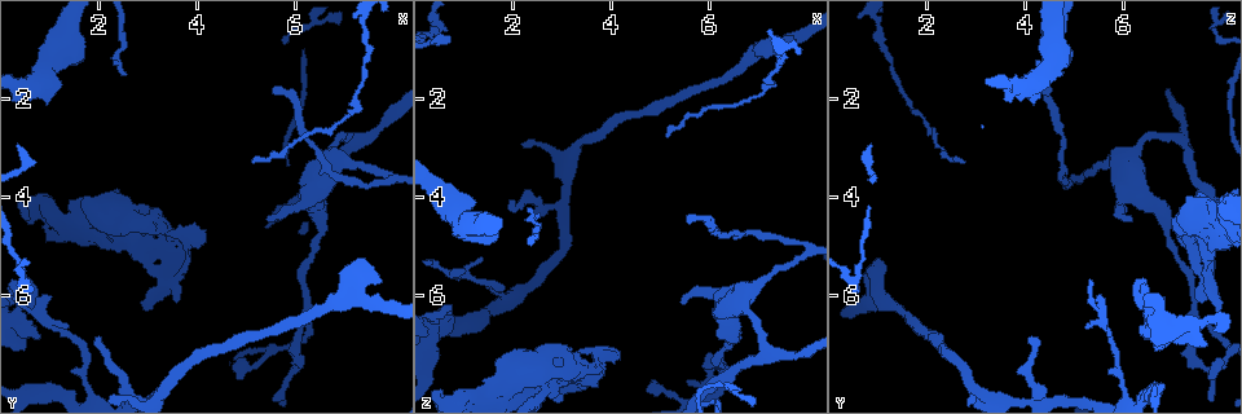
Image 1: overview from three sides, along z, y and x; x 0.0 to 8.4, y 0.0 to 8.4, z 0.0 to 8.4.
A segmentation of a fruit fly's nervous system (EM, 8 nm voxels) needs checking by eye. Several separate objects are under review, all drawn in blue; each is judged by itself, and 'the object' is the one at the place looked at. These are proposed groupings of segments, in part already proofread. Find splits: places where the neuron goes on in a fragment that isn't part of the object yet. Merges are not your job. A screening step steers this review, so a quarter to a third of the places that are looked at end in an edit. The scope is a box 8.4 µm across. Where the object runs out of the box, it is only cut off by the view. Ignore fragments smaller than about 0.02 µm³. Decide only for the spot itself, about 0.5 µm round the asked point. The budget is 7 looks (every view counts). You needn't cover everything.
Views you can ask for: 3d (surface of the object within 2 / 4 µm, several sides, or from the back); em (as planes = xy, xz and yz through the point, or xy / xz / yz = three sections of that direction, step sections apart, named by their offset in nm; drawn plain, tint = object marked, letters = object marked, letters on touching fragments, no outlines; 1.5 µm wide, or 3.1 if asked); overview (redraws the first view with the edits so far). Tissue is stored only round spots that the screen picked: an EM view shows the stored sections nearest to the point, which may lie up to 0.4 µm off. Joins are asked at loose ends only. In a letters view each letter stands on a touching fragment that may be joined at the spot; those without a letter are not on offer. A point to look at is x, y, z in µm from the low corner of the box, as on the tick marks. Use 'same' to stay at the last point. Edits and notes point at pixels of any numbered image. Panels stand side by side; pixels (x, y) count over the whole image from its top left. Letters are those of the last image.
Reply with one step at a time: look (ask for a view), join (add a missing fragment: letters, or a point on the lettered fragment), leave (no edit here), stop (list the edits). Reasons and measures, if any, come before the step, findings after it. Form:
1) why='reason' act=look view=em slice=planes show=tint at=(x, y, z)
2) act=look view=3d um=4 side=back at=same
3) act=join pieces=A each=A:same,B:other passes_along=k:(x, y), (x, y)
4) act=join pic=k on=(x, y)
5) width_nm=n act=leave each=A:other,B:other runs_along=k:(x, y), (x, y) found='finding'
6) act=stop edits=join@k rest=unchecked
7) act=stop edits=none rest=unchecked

why='free end' act=look view=em slice=planes show=letters at=(4.95, 7.65, 7.80)

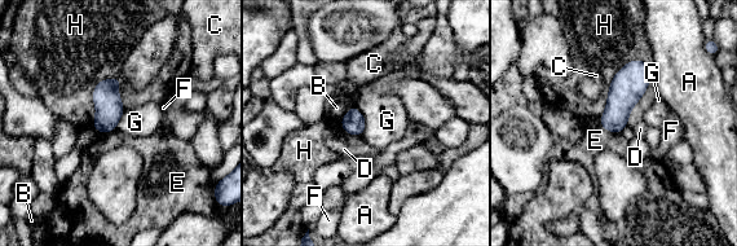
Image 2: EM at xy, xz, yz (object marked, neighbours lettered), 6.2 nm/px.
act=leave each=A:other,B:other,C:other,D:other,E:other,F:other,G:other,H:other border=2:(353, 105), (365, 119), (361, 136) found='none of them fits'

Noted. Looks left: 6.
why='branch stops here' act=look view=em slice=xz step=4 show=letters at=(4.05, 4.90, 7.30)

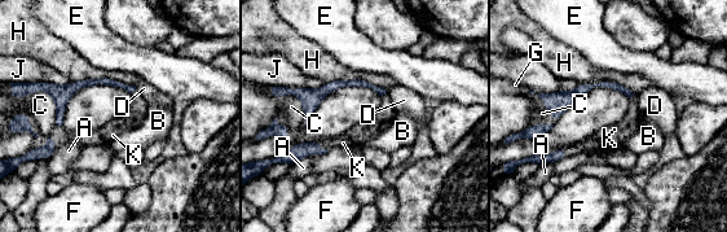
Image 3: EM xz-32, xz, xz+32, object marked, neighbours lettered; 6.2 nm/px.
act=join pieces=K each=A:other,B:other,C:other,D:other,E:other,F:other,G:other,H:other,J:other,K:same found='the neuron continues'

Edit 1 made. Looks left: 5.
why='free end' act=look view=3d um=4 at=(0.85, 6.90, 6.65)

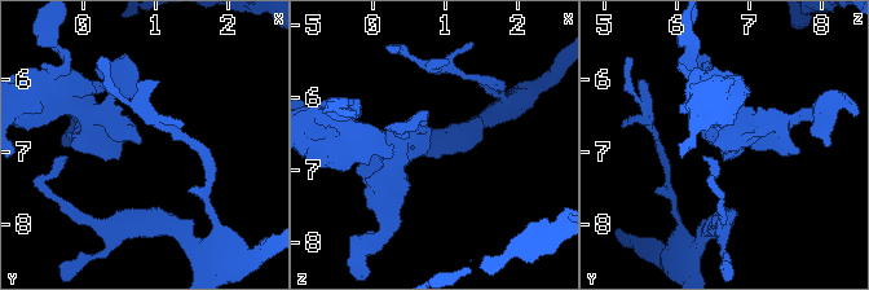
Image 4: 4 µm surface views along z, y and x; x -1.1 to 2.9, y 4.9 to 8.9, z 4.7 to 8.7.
why='shape alone is not enough' act=look view=em slice=xy step=4 show=letters at=(0.80, 6.90, 6.60)

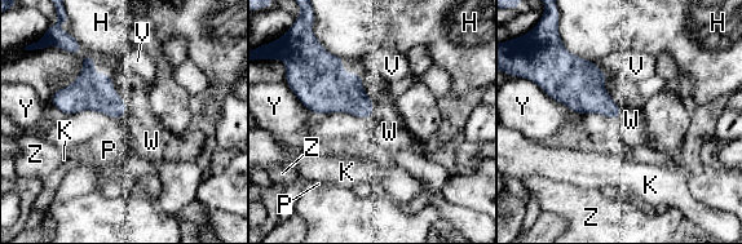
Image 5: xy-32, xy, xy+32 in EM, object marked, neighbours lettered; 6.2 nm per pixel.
act=join pieces=W each=H:other,K:other,P:other,V:other,W:same,Y:other,Z:other found='the neuron continues'

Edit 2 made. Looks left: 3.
act=stop edits=join@3,join@5 rest=unchecked

